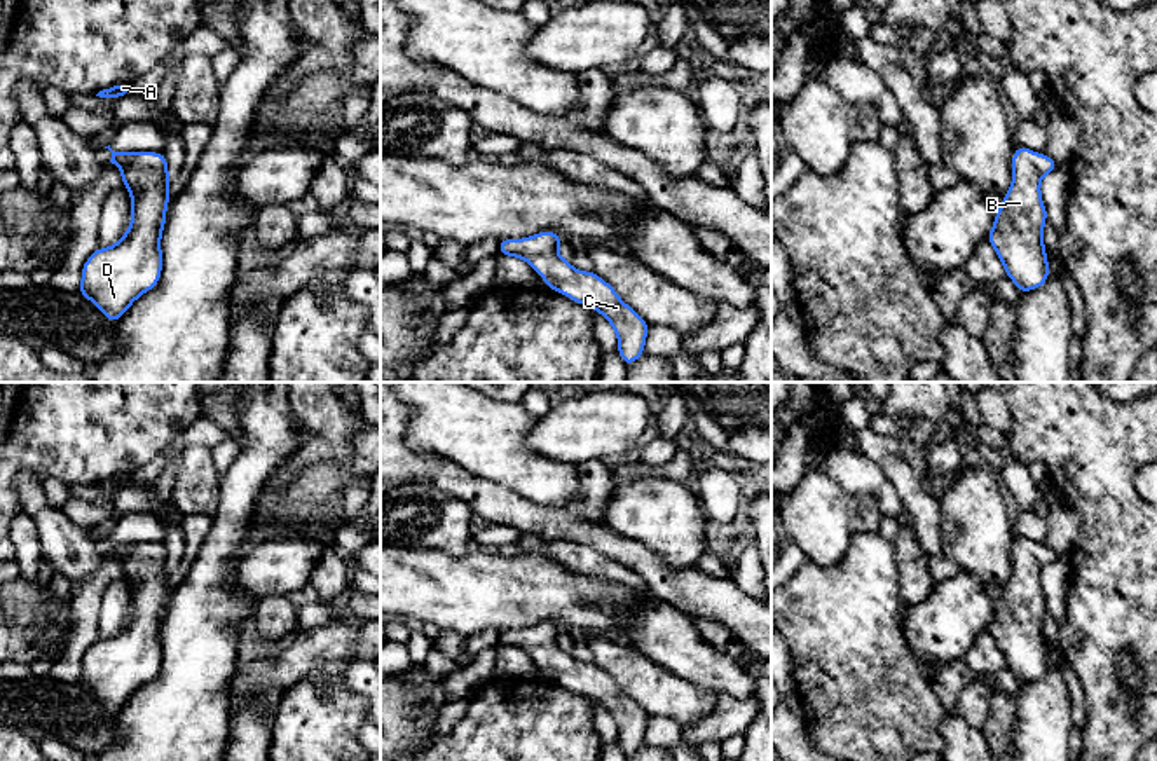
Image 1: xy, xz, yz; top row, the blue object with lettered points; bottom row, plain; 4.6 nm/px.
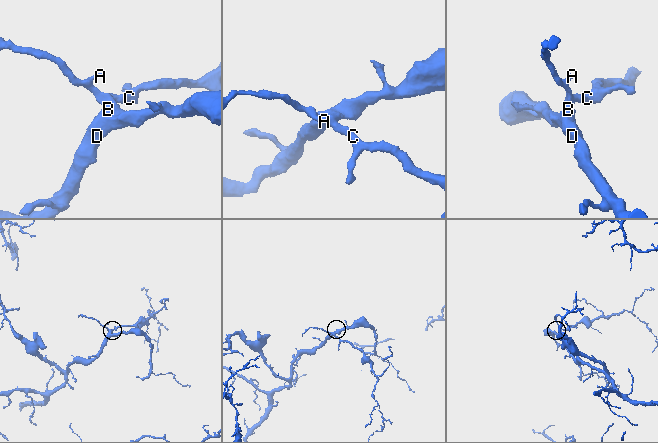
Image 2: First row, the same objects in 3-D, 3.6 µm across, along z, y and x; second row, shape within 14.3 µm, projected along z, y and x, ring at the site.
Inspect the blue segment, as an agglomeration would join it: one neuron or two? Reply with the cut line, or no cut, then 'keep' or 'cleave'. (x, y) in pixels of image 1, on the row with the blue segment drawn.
no cut | keep

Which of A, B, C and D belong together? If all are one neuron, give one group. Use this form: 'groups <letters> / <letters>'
groups A B C D

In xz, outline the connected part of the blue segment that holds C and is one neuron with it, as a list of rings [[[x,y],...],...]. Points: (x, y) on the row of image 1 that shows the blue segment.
[[[539,232],[525,239],[499,239],[497,253],[529,262],[548,288],[599,311],[616,330],[618,354],[630,367],[644,354],[649,325],[593,271],[576,271],[560,258],[560,244],[557,232]]]

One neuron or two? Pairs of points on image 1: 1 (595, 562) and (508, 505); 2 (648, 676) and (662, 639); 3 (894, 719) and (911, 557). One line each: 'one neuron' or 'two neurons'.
1: two neurons
2: two neurons
3: two neurons

